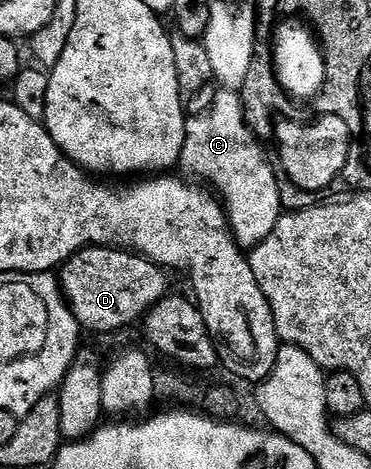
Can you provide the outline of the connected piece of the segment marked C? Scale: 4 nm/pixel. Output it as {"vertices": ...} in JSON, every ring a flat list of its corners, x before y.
{"vertices":[[215,90,210,108,202,115,187,118,180,160,181,170,186,170,187,176,195,175,190,177,203,179,198,181,216,192,238,246,243,249,252,249,264,241,264,237,276,229,276,221,284,213,281,189,278,188,279,176,274,175,275,164,270,164,265,149,250,131,253,130,251,124,246,122,239,92]]}

